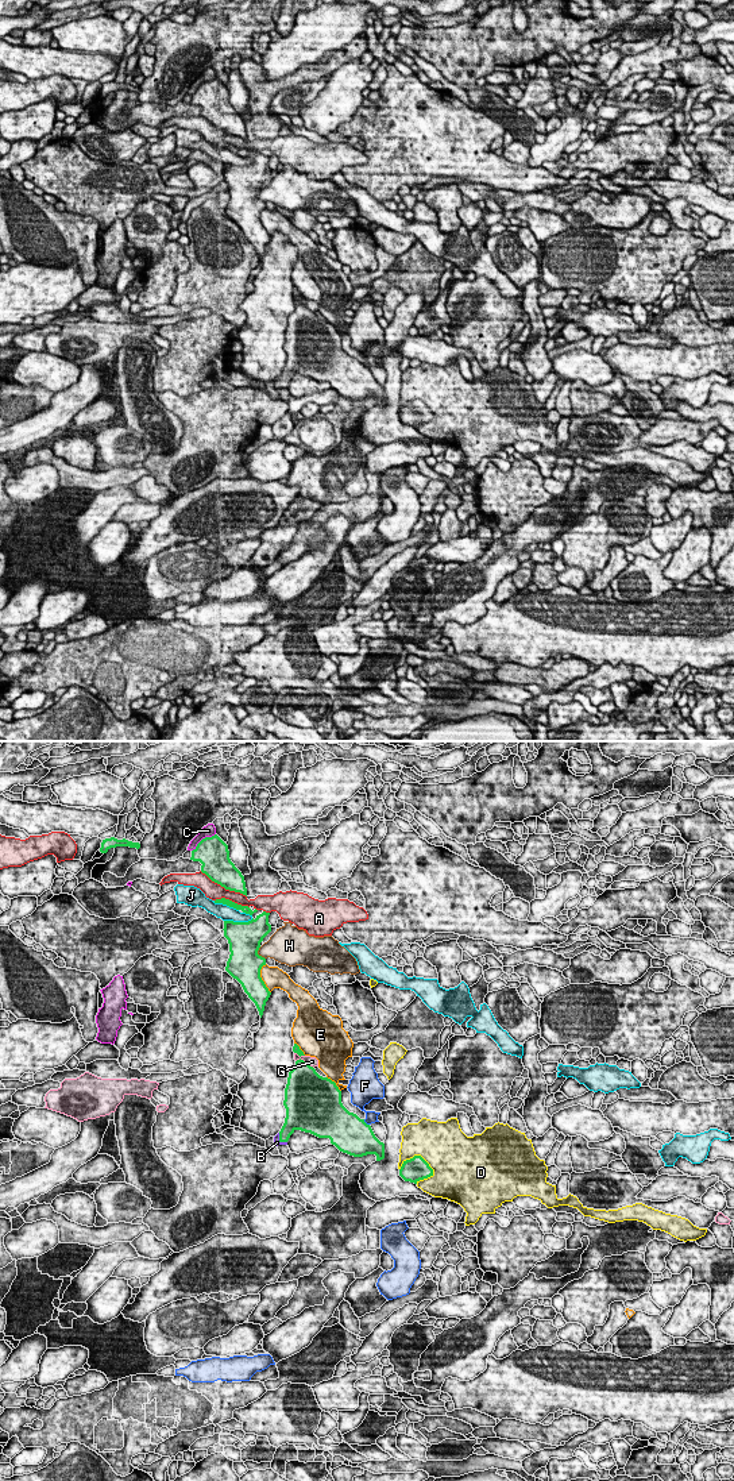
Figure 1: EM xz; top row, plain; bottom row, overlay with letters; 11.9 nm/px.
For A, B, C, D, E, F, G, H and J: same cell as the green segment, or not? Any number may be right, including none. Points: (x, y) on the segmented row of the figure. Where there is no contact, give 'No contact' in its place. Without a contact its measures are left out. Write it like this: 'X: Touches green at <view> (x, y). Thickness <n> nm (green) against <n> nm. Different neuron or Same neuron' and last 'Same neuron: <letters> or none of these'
A: Touches green at xz (223, 886). Thickness 340 nm (green) against 200 nm. Different neuron
B: Touches green at xz (279, 1140). Thickness 170 nm (green) against 70 nm. Same neuron
C: Touches green at xz (203, 839). Thickness 380 nm (green) against 140 nm. Different neuron
D: Touches green at xz (418, 1156). Thickness 280 nm (green) against 480 nm. Different neuron
E: Touches green at xz (261, 979). Thickness 400 nm (green) against 260 nm. Different neuron
F: Touches green at xz (364, 1122). Thickness 460 nm (green) against 160 nm. Different neuron
G: Touches green at xz (302, 1060). Thickness 360 nm (green) against 120 nm. Different neuron
H: Touches green at xz (257, 953). Thickness 400 nm (green) against 280 nm. Different neuron
J: Touches green at xz (238, 922). Thickness 400 nm (green) against 180 nm. Different neuron
Same neuron: B

